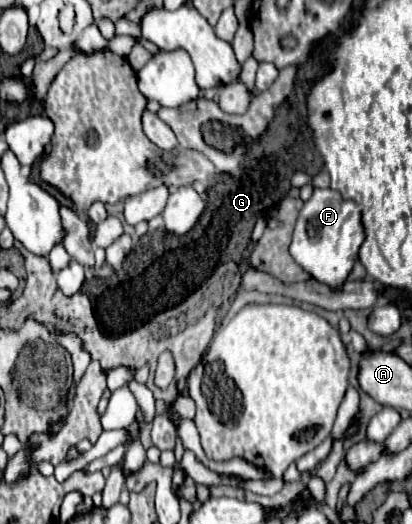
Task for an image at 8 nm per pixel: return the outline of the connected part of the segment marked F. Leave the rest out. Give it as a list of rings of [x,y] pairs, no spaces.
[[[315,189],[299,213],[289,253],[313,279],[331,287],[333,291],[339,291],[349,279],[355,261],[359,259],[363,241],[365,233],[359,205],[345,201],[333,189]]]

